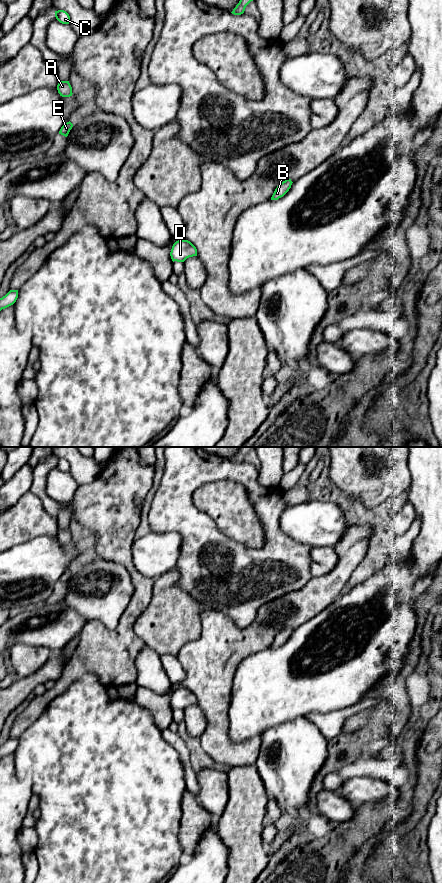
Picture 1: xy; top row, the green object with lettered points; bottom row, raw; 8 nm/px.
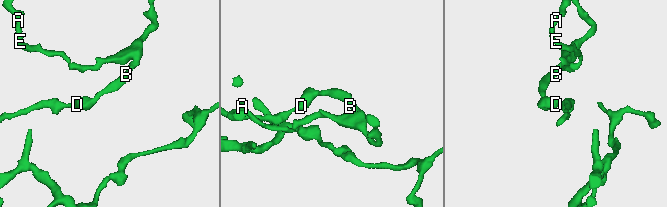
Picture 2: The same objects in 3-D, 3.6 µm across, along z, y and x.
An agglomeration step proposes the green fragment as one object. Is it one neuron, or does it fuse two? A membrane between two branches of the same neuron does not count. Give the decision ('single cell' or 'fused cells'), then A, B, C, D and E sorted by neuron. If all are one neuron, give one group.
single cell; A B C D E

